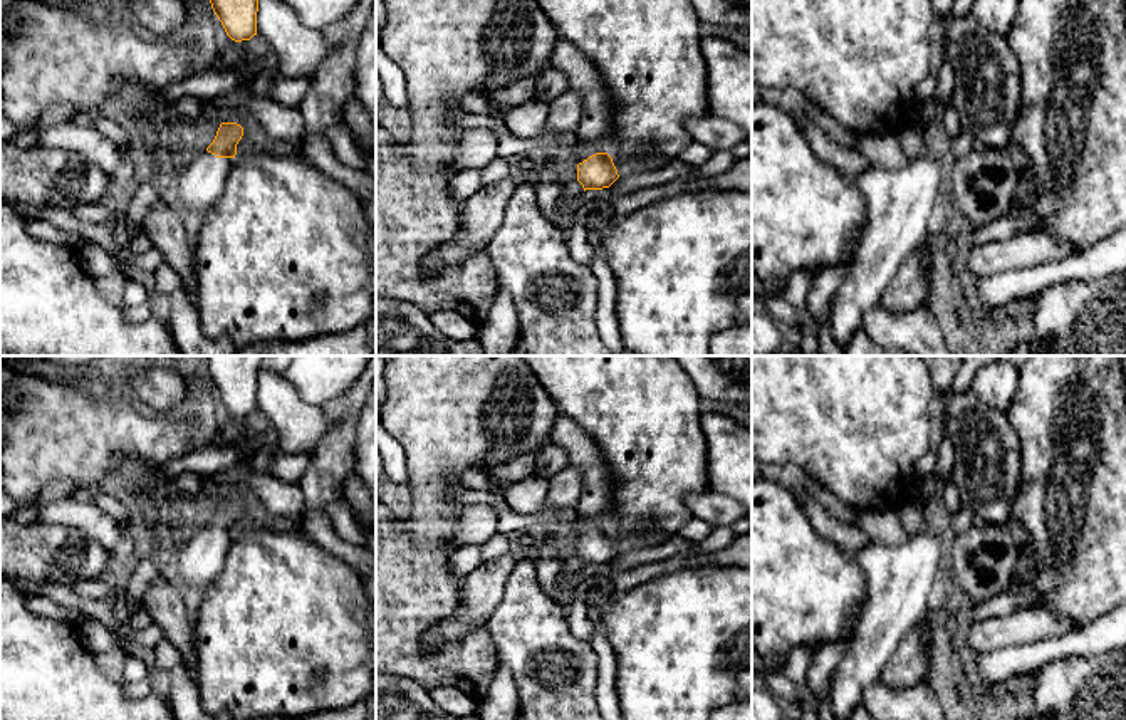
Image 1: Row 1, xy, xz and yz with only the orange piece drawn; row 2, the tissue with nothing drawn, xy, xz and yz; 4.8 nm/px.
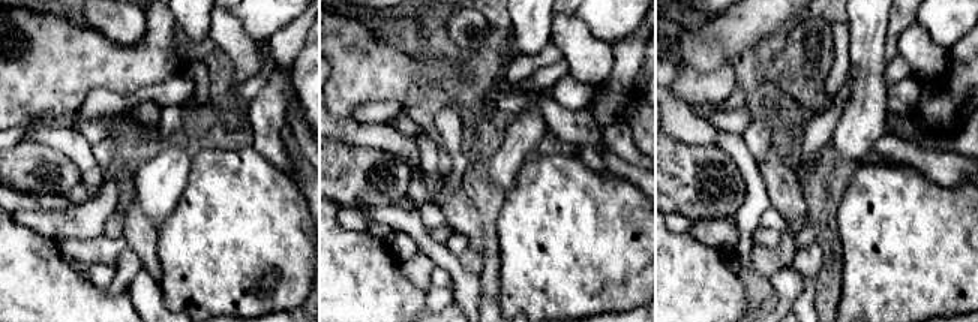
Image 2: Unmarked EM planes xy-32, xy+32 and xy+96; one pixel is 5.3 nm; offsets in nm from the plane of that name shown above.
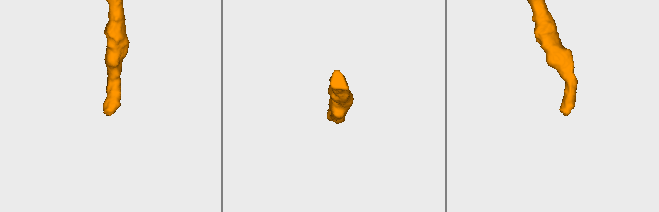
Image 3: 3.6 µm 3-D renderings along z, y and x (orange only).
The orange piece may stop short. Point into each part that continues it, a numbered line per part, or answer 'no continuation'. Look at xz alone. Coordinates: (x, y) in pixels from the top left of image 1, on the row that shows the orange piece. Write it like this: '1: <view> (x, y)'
1: xz (583, 150)

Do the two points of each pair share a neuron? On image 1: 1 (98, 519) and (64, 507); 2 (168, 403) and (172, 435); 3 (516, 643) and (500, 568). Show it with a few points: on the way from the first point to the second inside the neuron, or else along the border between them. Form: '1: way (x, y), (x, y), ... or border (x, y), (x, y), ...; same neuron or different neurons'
1: way (89, 519), (72, 512); same neuron
2: border (180, 413), (156, 417); different neurons
3: border (519, 558), (507, 579), (502, 600), (485, 623); different neurons

